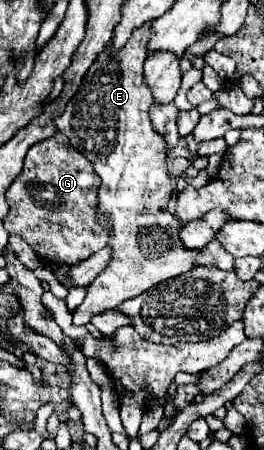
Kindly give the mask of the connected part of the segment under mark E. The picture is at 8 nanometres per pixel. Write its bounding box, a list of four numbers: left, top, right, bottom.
[54,23,198,325]

